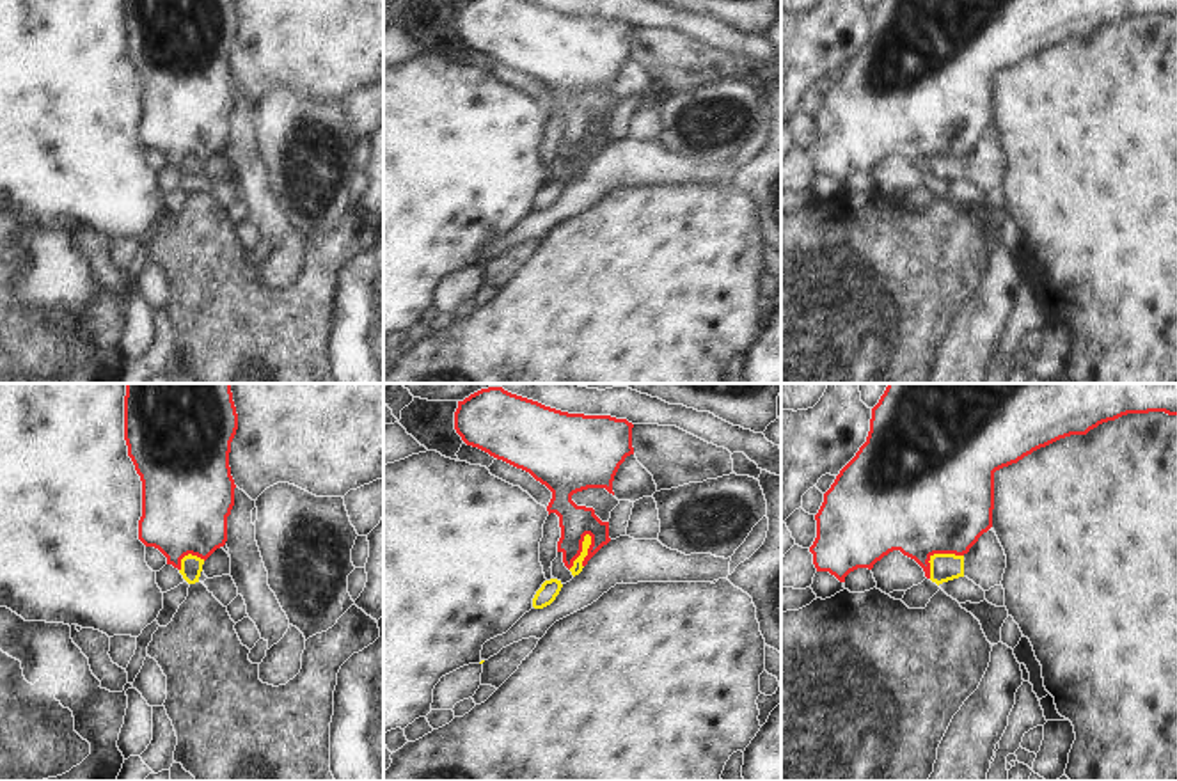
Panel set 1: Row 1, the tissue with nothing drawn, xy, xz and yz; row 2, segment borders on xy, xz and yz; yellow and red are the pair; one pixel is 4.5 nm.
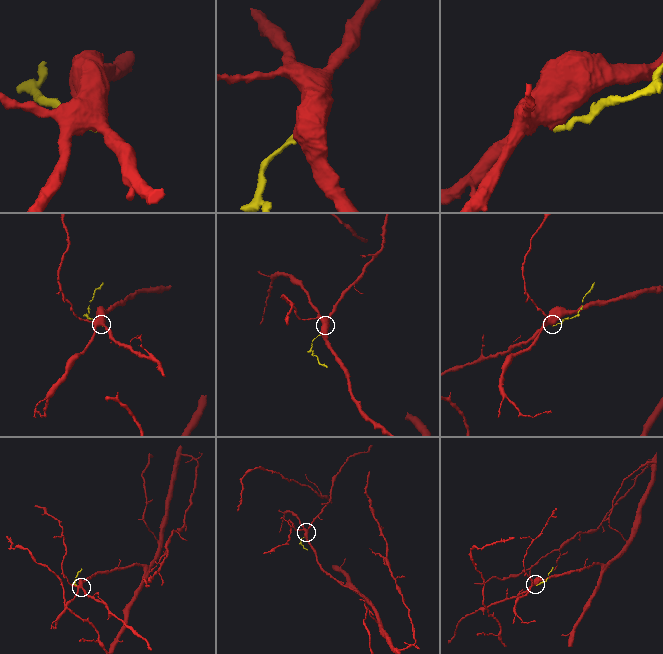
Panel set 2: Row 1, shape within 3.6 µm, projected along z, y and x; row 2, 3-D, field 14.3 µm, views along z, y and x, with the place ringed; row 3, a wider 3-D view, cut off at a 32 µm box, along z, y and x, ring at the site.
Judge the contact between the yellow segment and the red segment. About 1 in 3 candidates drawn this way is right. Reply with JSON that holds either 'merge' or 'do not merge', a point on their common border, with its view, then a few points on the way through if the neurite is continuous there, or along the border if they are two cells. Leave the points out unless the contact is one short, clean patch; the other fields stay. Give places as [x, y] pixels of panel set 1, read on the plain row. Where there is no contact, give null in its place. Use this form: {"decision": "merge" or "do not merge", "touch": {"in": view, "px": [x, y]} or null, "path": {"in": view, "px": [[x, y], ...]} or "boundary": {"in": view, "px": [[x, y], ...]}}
{"decision": "do not merge", "touch": {"in": "xz", "px": [583, 153]}, "boundary": {"in": "xz", "px": [[588, 135], [581, 157], [568, 171]]}}

